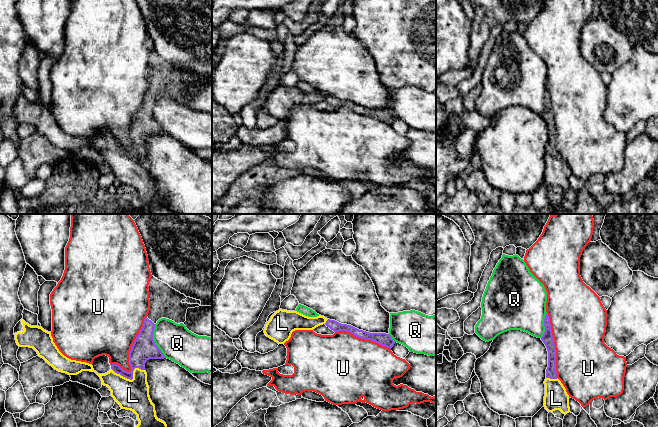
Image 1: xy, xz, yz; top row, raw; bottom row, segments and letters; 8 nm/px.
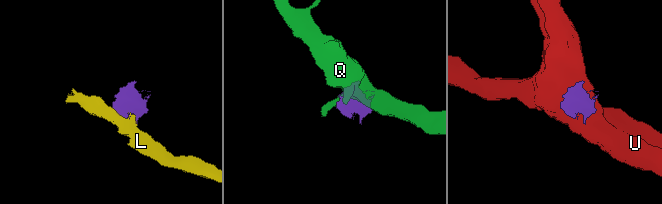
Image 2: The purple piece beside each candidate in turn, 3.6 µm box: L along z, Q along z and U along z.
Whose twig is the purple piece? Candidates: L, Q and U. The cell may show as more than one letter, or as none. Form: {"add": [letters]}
{"add": ["L"]}

